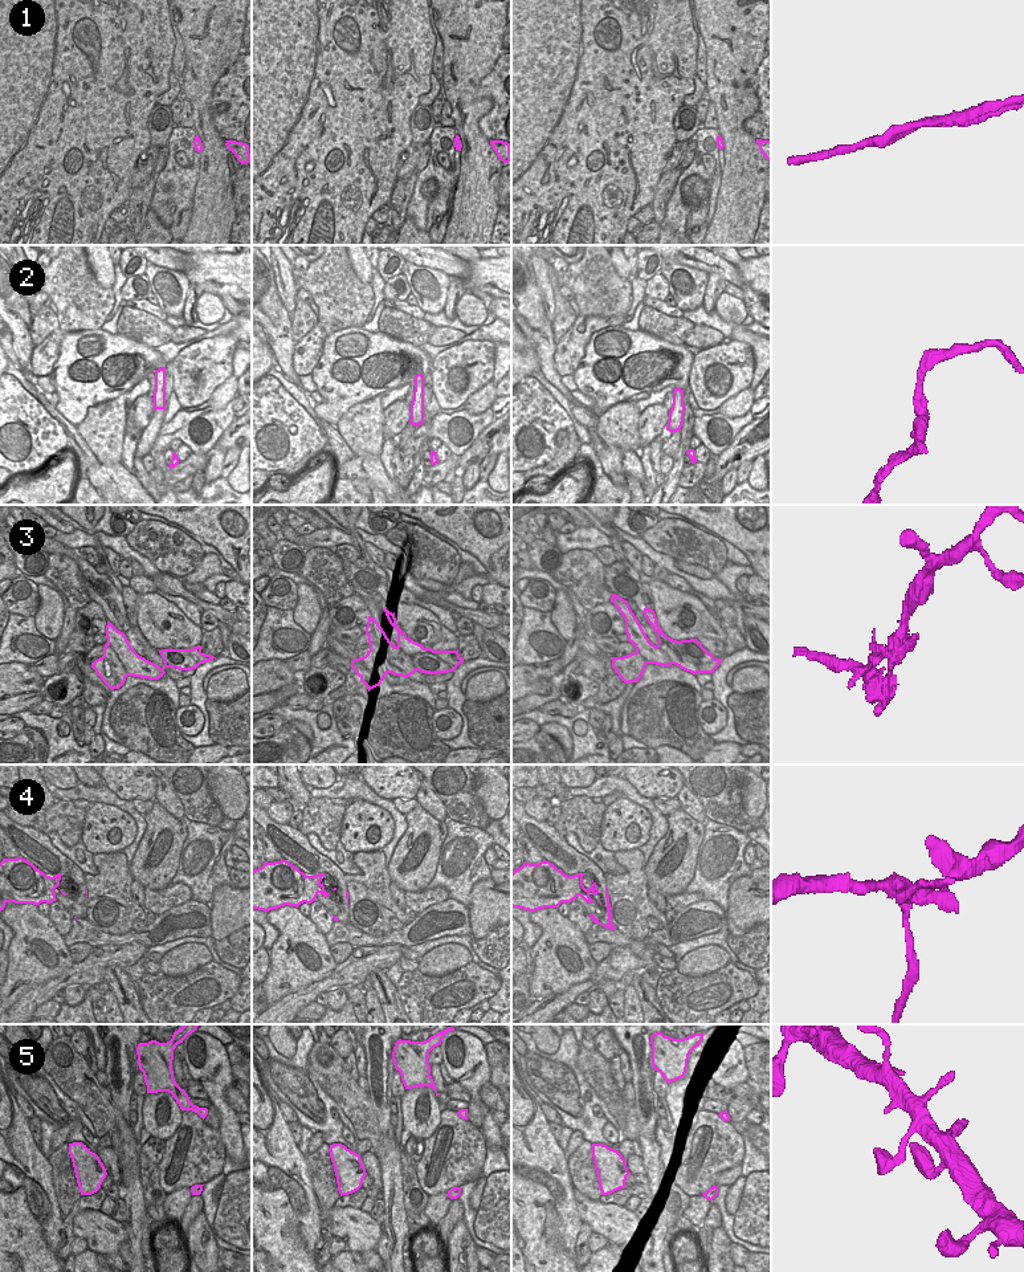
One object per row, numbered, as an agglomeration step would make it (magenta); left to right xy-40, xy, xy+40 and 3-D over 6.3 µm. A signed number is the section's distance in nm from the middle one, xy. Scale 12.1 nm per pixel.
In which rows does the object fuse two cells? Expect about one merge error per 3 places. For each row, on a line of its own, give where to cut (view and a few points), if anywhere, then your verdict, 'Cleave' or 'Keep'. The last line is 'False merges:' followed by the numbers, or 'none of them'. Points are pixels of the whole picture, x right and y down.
1: Split along xy+40 (718, 146), (721, 149). Cleave
2: No split. Keep
3: Split along xy (398, 645), (411, 657), (417, 669). Cleave
4: Split along xy+40 (584, 888), (580, 896). Cleave
5: No split. Keep
False merges: 1, 3, 4.

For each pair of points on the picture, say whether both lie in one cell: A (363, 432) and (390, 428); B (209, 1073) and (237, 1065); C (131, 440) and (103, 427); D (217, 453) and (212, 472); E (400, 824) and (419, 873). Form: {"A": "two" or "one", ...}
{"A": "two", "B": "two", "C": "two", "D": "one", "E": "two"}

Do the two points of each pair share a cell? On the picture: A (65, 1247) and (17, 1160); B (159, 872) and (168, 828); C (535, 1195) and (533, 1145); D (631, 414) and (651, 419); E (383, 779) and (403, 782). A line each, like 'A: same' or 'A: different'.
A: different
B: same
C: same
D: different
E: same

